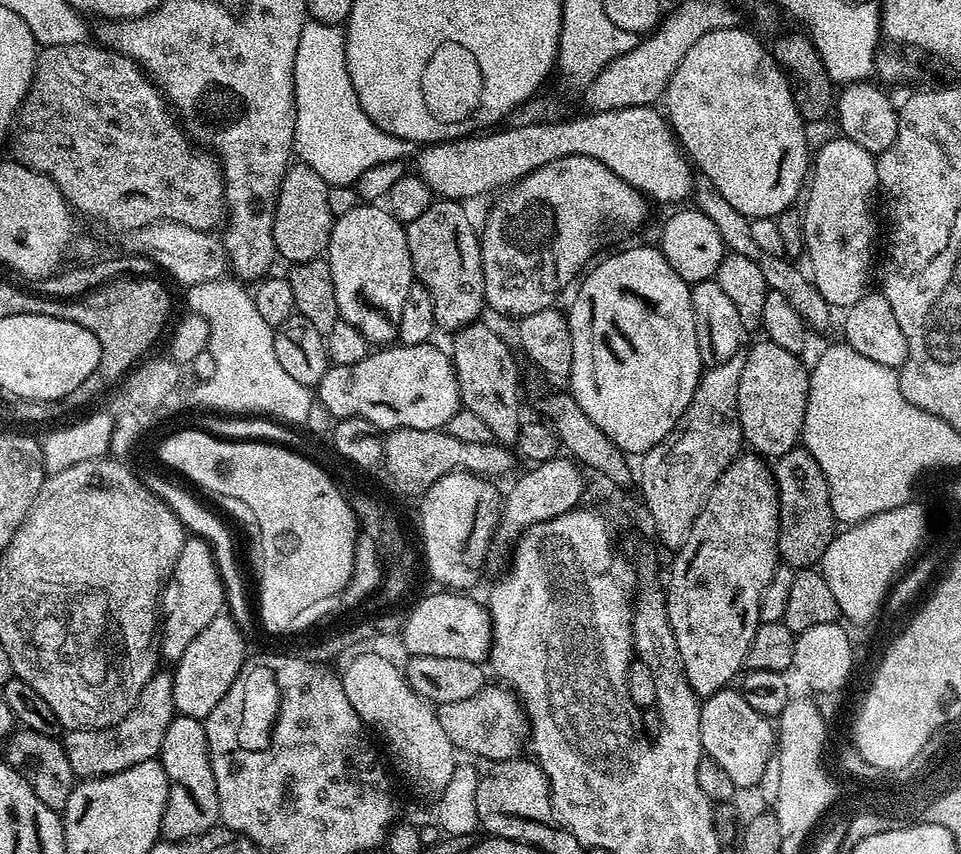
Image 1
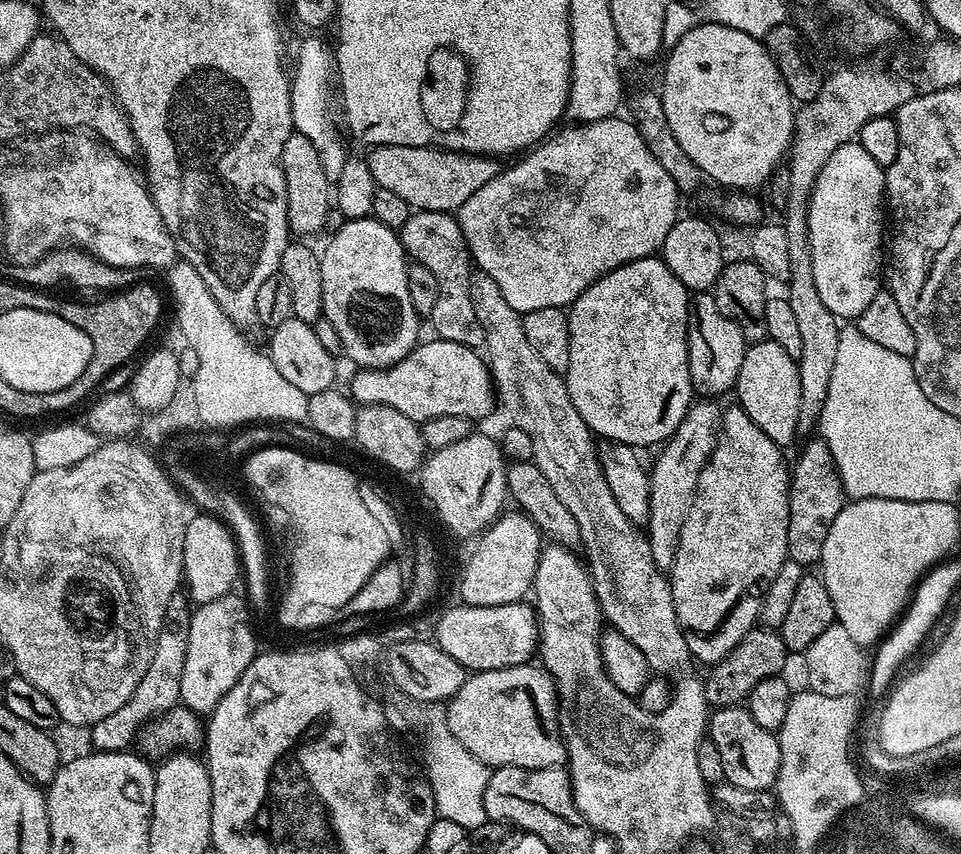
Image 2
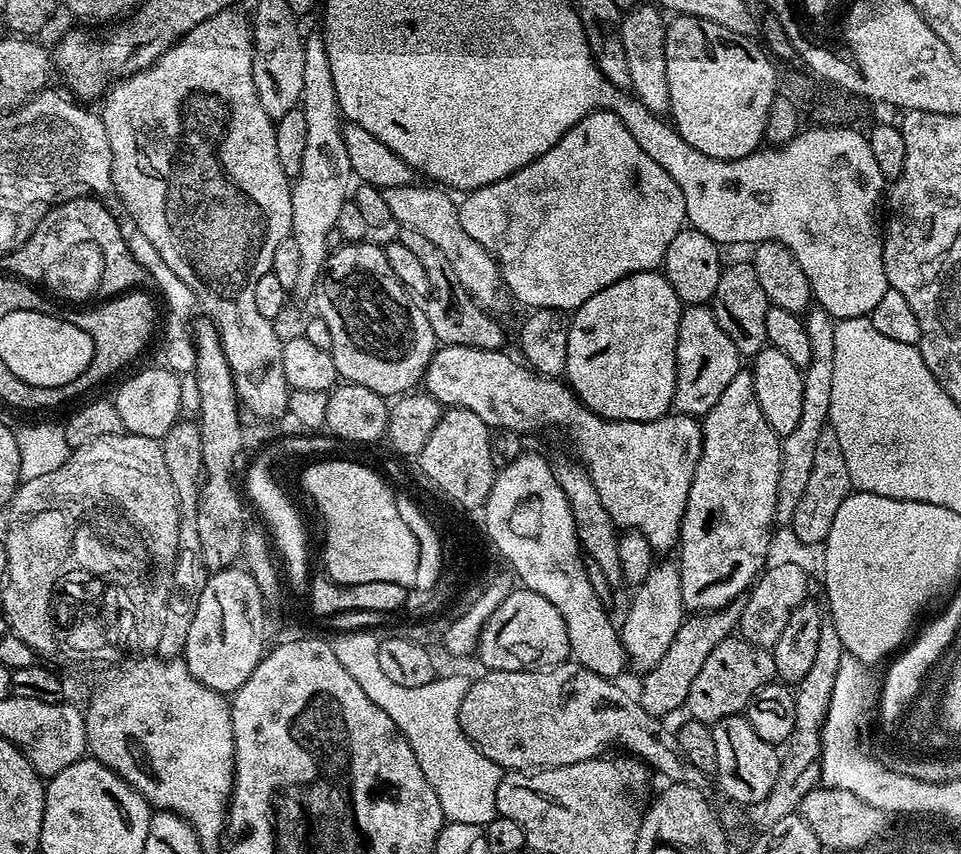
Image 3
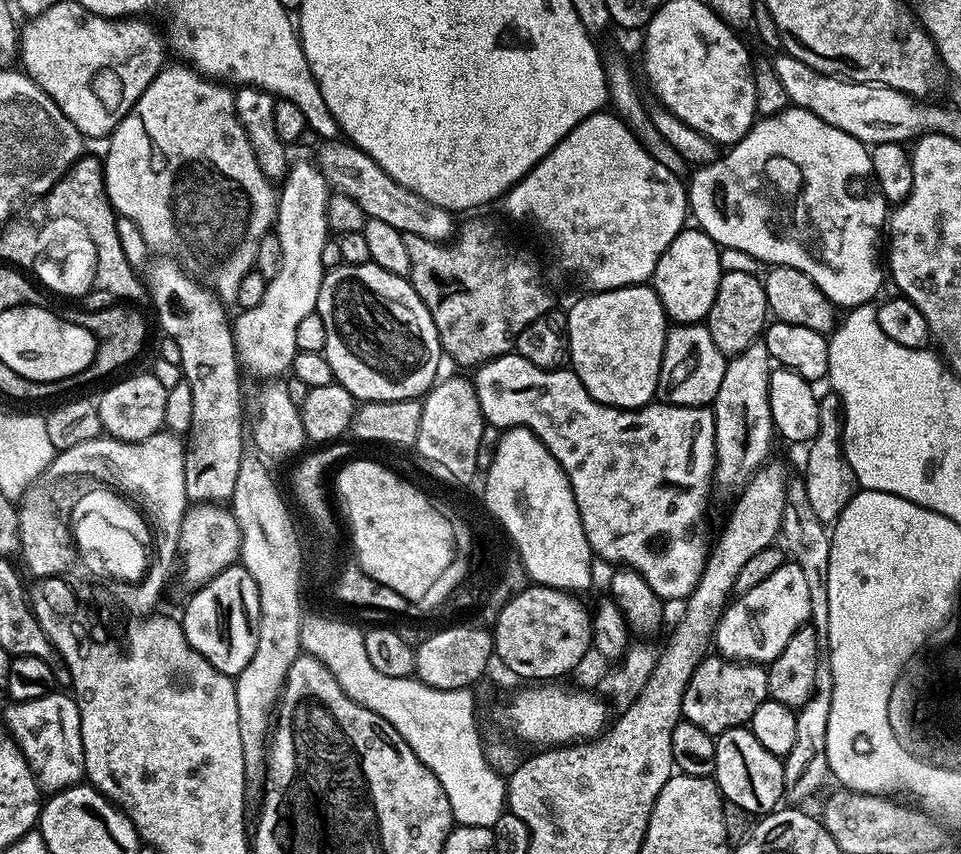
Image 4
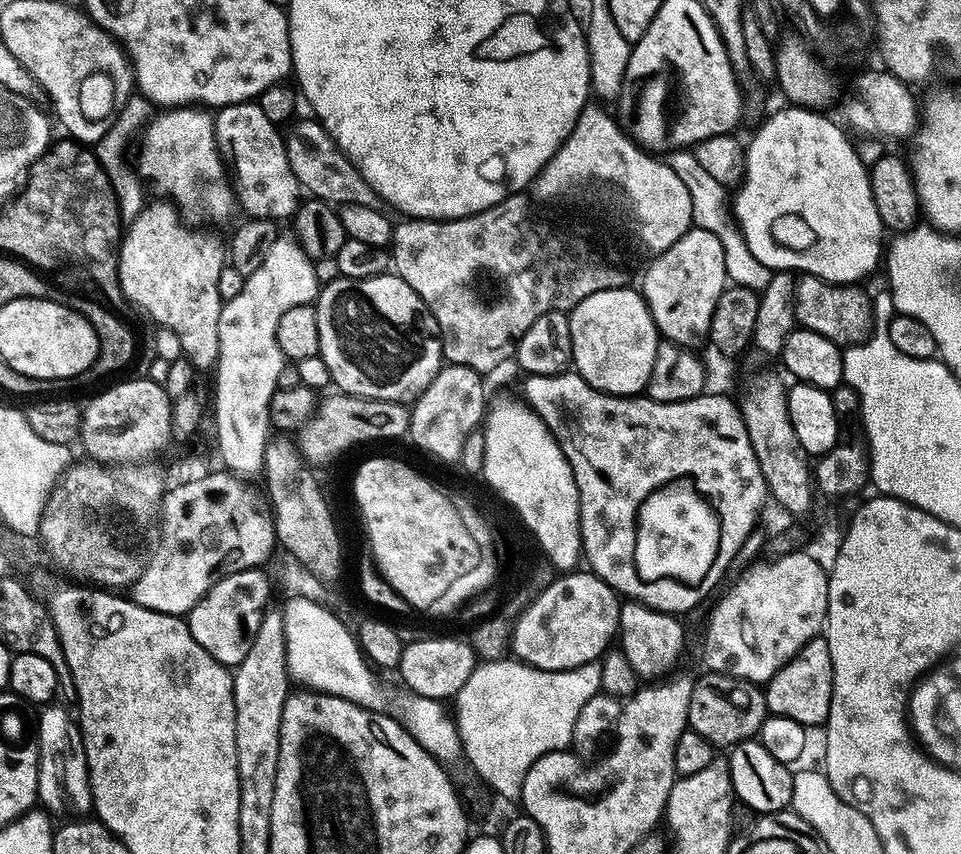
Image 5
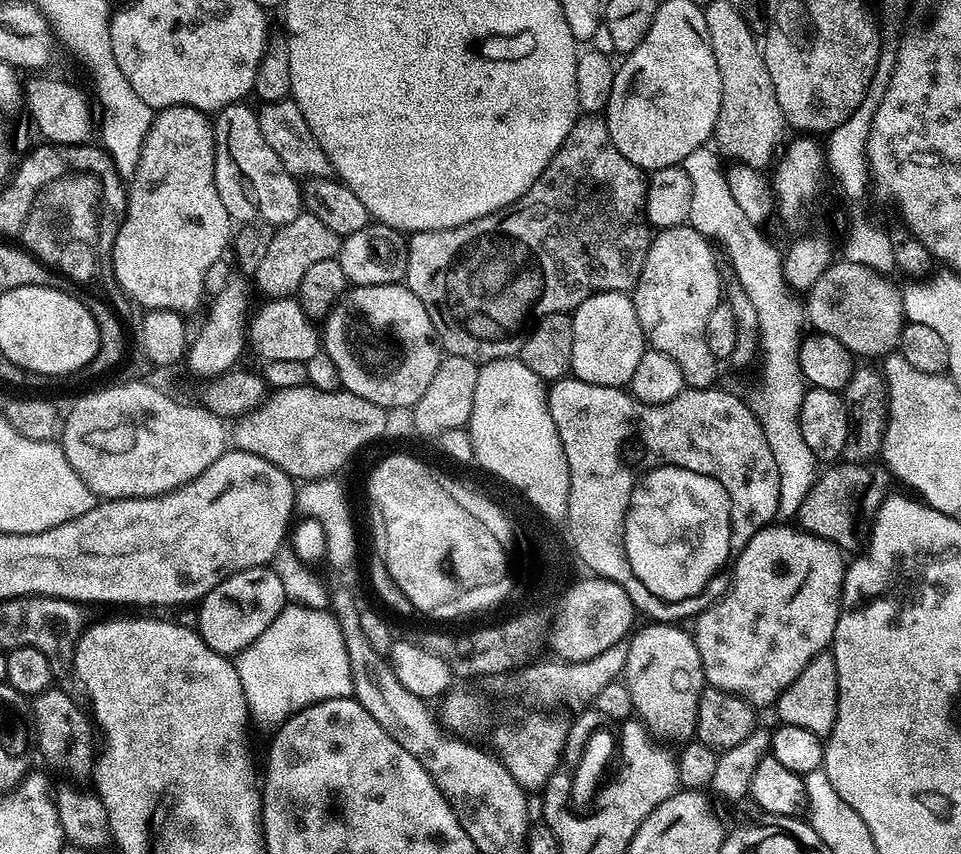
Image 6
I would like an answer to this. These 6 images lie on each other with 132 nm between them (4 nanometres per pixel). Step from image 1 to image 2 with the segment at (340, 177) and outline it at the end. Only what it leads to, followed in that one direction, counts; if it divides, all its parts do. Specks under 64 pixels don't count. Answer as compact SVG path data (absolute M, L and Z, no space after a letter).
M308 34L300 44L300 53L296 56L296 72L291 73L292 81L292 127L301 132L310 142L314 142L314 150L318 150L318 158L322 162L322 170L329 182L336 182L342 168L349 158L349 149L344 149L344 140L332 122L332 92L328 83L334 80L334 52L323 40L323 35Z

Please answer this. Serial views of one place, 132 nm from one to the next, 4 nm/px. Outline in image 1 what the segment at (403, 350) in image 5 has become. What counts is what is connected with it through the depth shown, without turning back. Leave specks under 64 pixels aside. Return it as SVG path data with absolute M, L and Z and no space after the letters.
M360 202L348 213L335 217L326 259L330 278L334 282L334 298L338 302L340 319L350 322L368 339L369 345L388 346L397 339L398 318L402 318L402 302L406 290L414 282L410 246L406 246L405 225L390 215L387 207L376 202Z

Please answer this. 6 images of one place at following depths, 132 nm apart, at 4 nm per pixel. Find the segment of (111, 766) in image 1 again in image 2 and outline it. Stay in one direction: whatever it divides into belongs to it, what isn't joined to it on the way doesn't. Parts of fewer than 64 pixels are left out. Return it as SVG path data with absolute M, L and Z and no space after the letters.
M183 591L175 592L170 598L168 607L165 609L165 622L162 626L161 636L157 642L157 652L150 661L141 681L138 682L137 689L134 690L133 696L121 709L116 713L110 714L109 717L97 722L90 728L92 734L91 747L98 752L123 752L133 747L132 743L137 743L142 729L149 722L156 719L157 716L164 715L170 709L180 704L180 687L182 686L182 666L186 666L186 646L188 645L188 621L190 619L190 601Z

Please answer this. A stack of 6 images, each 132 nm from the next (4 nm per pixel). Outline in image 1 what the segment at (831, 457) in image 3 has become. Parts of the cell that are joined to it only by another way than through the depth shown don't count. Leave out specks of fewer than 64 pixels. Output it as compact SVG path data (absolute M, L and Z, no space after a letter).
M803 446L794 447L786 454L775 457L771 470L780 499L780 559L793 570L816 568L838 528L836 515L830 506L826 474L822 474L822 466L814 462L812 455Z

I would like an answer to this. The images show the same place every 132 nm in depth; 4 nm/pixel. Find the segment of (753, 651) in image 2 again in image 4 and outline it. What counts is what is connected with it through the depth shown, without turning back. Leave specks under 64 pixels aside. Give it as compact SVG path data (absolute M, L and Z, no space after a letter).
M709 654L690 678L682 698L685 721L701 727L713 738L731 728L743 728L751 721L754 710L762 706L768 695L767 667L739 660L725 660L719 654Z

